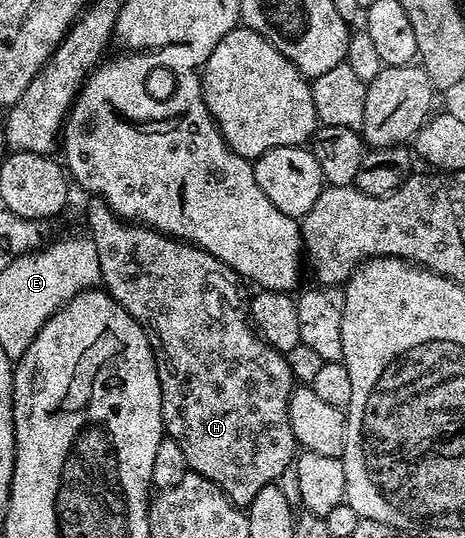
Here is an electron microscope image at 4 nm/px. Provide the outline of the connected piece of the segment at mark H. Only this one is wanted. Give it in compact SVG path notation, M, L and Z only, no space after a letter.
M95 200L87 210L87 226L92 244L97 248L97 260L101 264L101 282L108 294L129 316L136 318L141 328L147 334L151 351L157 364L157 376L161 384L161 412L163 413L163 428L166 437L177 440L181 452L185 452L188 471L205 476L213 484L217 484L225 492L225 496L234 506L246 508L261 492L261 488L278 483L283 473L290 471L293 459L297 454L297 443L293 436L293 428L289 424L289 400L297 379L291 375L291 366L288 359L280 352L274 350L264 338L259 337L249 317L249 298L239 285L241 279L231 267L217 260L200 246L193 246L189 242L182 242L180 238L171 238L160 230L152 230L150 226L132 224L130 221L117 217L102 200Z

